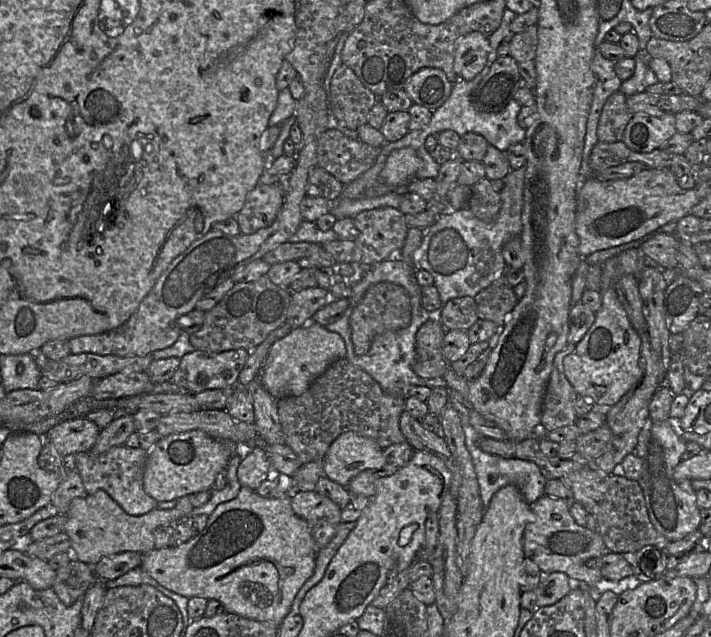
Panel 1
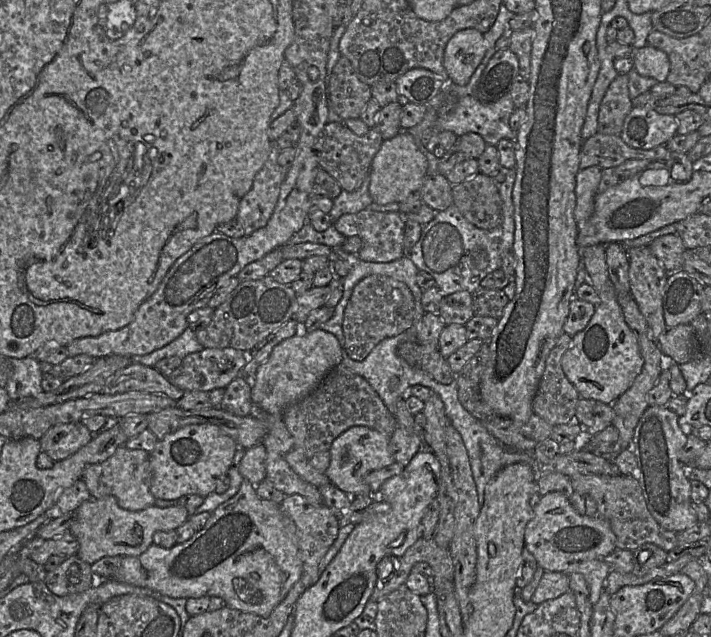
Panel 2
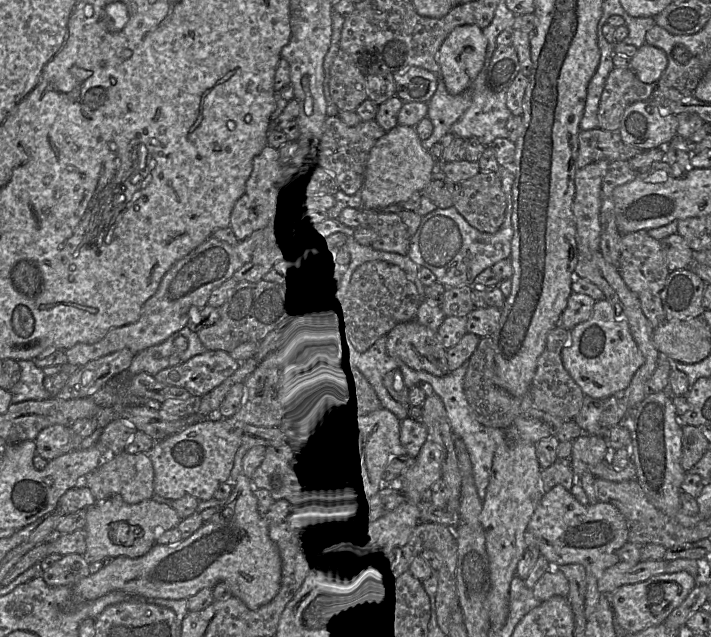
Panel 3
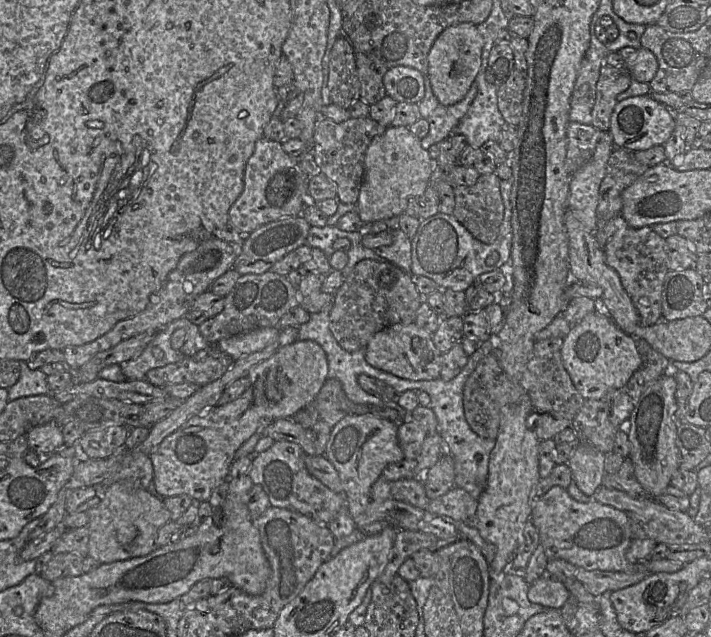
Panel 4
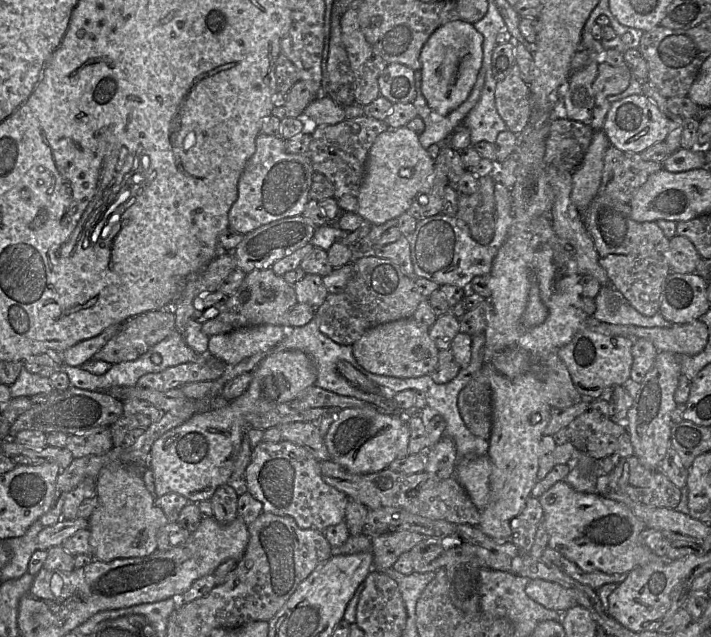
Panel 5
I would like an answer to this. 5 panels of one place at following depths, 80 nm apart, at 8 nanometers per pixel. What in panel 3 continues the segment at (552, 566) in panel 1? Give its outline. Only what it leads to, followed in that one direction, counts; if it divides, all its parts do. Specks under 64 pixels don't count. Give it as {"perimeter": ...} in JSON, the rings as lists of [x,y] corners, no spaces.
{"perimeter":[[[555,486],[539,500],[526,532],[537,545],[540,555],[553,566],[580,564],[585,569],[584,611],[588,617],[596,610],[601,593],[597,581],[604,571],[619,562],[617,551],[628,542],[624,516],[611,504],[597,502],[581,505],[569,491]]]}

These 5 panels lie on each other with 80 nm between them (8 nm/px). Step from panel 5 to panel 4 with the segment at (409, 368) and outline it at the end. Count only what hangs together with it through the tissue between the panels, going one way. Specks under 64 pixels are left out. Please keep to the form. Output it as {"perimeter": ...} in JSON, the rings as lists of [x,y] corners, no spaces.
{"perimeter":[[[392,324],[377,332],[366,346],[368,364],[399,378],[412,381],[433,380],[440,377],[441,353],[432,341],[432,334],[410,324]]]}

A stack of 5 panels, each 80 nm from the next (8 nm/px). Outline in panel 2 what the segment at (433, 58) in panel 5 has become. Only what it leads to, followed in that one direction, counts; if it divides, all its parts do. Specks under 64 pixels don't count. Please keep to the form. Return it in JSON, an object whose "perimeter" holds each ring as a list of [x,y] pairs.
{"perimeter":[[[468,28],[456,32],[448,41],[443,57],[443,65],[451,82],[466,85],[487,51],[483,34]]]}

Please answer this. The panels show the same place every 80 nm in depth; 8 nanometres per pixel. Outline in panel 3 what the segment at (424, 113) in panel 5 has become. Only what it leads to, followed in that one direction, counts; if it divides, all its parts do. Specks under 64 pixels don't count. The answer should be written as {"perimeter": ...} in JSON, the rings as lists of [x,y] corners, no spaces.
{"perimeter":[[[438,79],[437,90],[427,102],[427,118],[433,125],[432,135],[422,141],[422,146],[430,150],[435,143],[450,131],[451,126],[464,114],[472,102],[472,88],[467,88],[459,95],[451,95],[442,79]]]}

